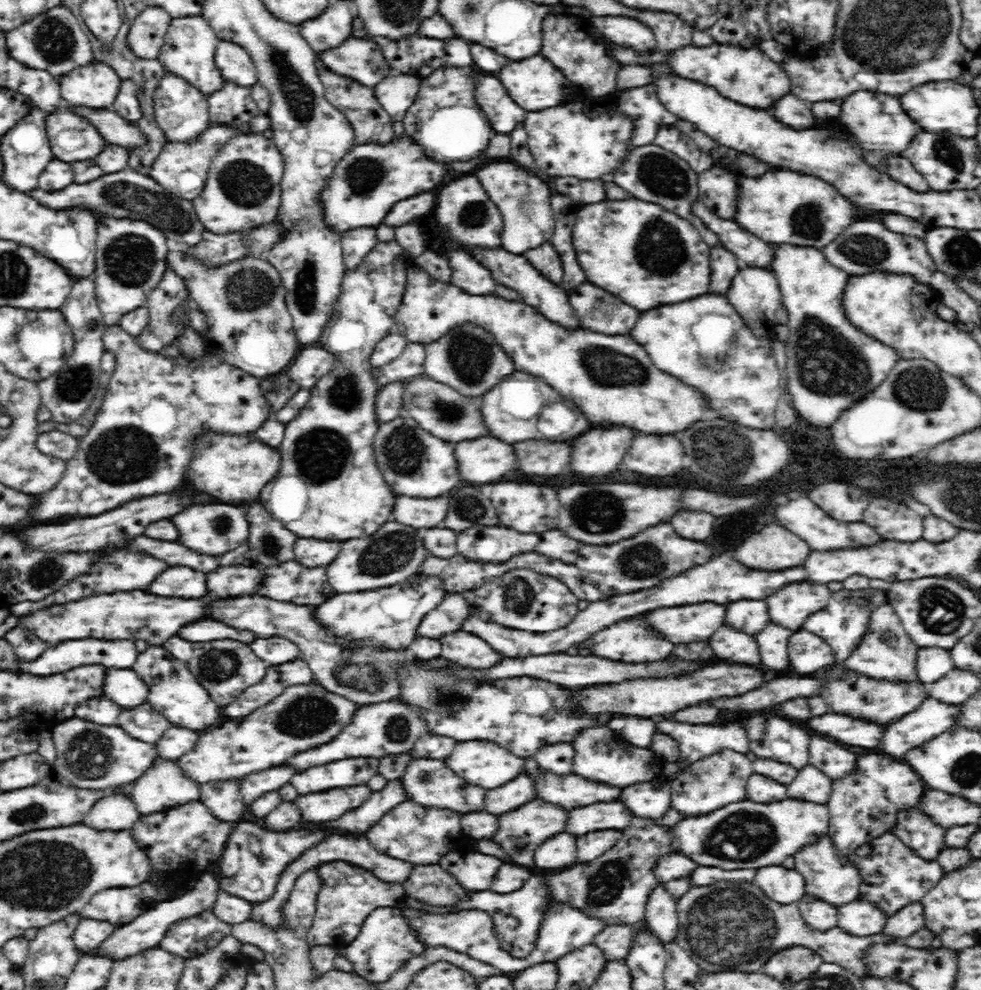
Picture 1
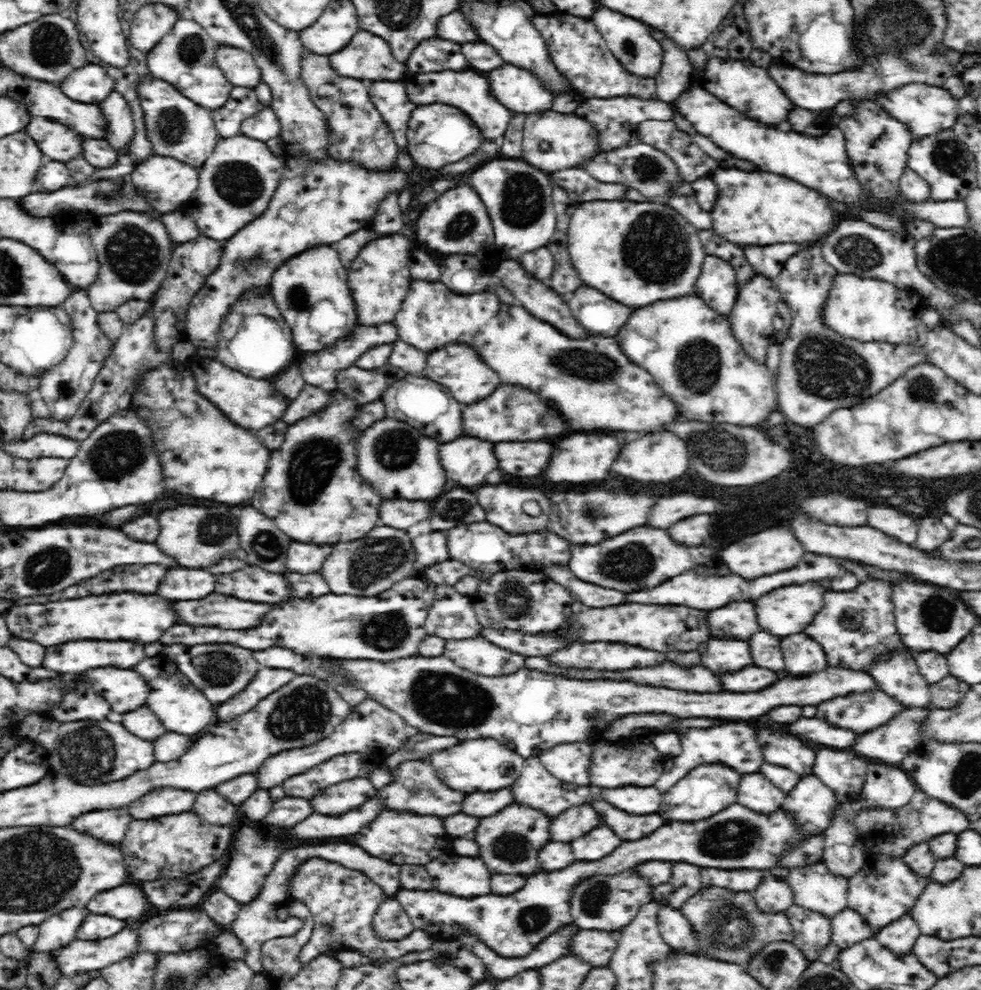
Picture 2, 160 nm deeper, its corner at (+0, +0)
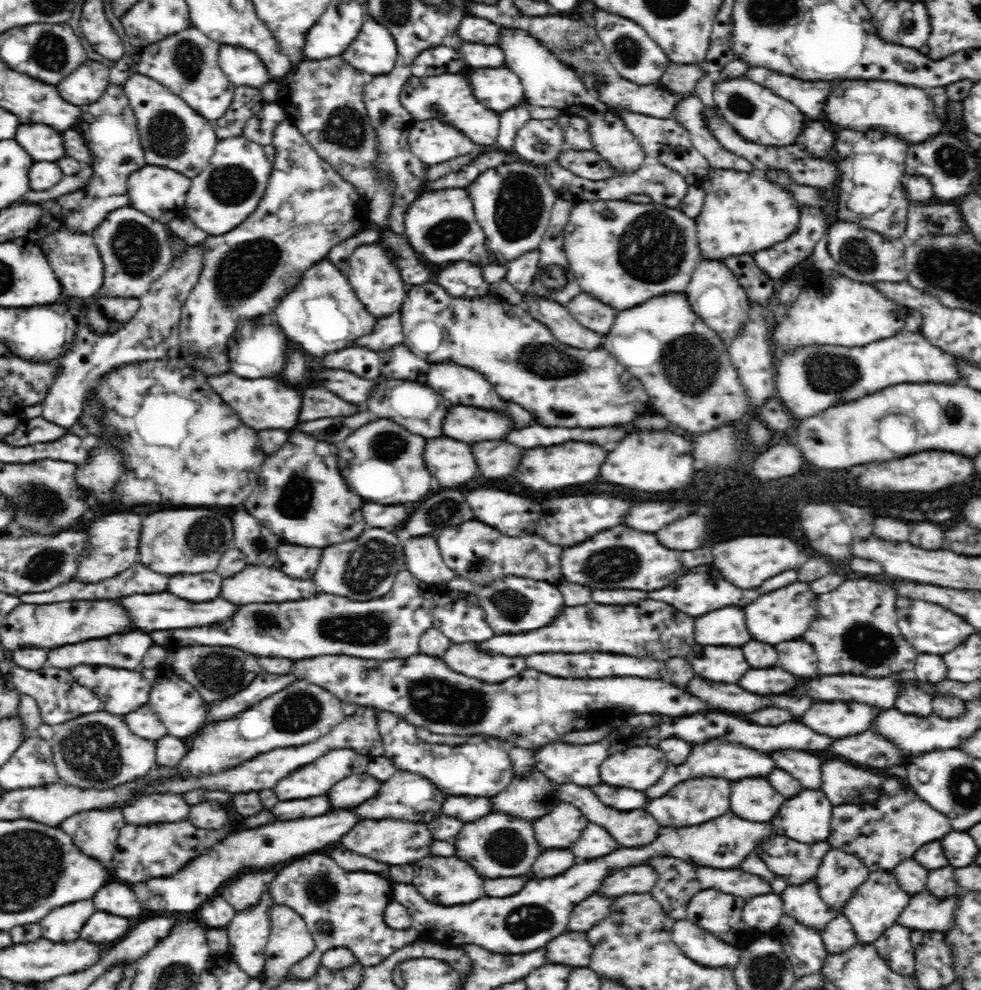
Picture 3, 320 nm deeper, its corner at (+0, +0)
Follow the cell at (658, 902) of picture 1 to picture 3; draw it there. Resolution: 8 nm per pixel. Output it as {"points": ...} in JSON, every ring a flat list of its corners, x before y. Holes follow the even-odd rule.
{"points":[[687,918,674,920,671,935,682,953,700,965,734,970,741,957,740,948,720,940]]}

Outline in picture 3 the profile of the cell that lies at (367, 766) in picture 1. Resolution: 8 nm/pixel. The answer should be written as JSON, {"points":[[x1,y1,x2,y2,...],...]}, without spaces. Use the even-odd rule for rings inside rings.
{"points":[[334,750,326,754,326,758,317,760,318,762,304,766,302,770,292,772,288,778,280,780,274,786,274,794,278,796,278,800,284,802,296,798,324,796,342,778,366,772,366,764,370,758,354,750]]}

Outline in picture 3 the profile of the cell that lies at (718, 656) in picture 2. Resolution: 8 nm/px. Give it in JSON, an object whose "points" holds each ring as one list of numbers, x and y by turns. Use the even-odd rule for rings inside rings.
{"points":[[694,645,690,654,686,654,686,660,690,660,694,672,700,678,712,680,712,682,730,682,736,684,746,670,750,670,744,654,740,648,728,648,728,646,700,646]]}

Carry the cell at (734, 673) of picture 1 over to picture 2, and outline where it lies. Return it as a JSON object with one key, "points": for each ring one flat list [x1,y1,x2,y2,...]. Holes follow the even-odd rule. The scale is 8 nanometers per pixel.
{"points":[[748,666,734,674,722,674,720,678,726,690,730,692,750,692,750,690,762,690,762,686,770,686,770,682,774,682,774,678,778,676,776,672,770,672,766,668]]}

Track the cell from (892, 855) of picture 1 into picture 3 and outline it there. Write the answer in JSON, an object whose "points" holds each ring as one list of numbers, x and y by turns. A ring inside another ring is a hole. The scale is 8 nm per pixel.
{"points":[[874,872,868,876,867,882,857,888,849,902,843,906,842,914,850,921,856,943,873,943,882,933,896,923,896,918,901,910,906,908,911,896,904,893,897,884,892,872]]}

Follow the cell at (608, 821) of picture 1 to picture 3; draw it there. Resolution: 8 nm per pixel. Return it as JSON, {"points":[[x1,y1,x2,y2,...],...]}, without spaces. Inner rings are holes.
{"points":[[560,802,550,813,530,823,538,849,542,853,552,848,570,848,586,828,588,820,578,808]]}

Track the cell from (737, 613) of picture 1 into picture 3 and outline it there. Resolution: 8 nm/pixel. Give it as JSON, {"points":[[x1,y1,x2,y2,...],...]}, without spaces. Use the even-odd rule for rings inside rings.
{"points":[[722,608,698,618,696,644,702,646,744,646,750,640,742,608]]}

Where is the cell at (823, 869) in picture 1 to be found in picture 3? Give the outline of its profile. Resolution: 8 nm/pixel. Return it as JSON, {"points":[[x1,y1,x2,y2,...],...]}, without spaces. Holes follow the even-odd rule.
{"points":[[814,880,804,886,787,886,781,897,782,914,796,919,798,925,822,932,824,927,836,917,834,910,822,901]]}

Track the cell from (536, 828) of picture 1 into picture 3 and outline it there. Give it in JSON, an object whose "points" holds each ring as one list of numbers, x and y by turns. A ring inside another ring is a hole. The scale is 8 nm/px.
{"points":[[490,813,476,822,470,822,454,836,456,856,470,862,476,872,484,878,518,877,530,873,531,866,540,856,538,843,534,839,532,823,504,813]]}

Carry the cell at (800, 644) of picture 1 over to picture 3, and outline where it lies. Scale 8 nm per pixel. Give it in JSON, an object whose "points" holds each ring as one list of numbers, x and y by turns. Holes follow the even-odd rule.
{"points":[[804,640,782,642,776,646,780,666,794,676,812,676,818,670,818,658,814,648]]}

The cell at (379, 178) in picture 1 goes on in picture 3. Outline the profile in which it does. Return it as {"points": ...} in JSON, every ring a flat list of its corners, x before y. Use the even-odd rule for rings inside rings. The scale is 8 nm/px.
{"points":[[288,119,280,120,274,126,270,144,275,150,273,172,256,210,229,233,208,236,200,243,205,248,203,269,198,283,182,306,178,328,178,338,182,337,182,346,179,348,182,348,184,354,190,350,192,354,200,356,206,354,212,346,228,347,229,340,238,328,234,324,240,324,242,318,248,320,265,315,274,318,278,302,300,282,302,274,310,270,314,263,326,259,333,246,358,234,359,230,352,230,352,220,366,220,368,217,366,199,329,162,318,155]]}

